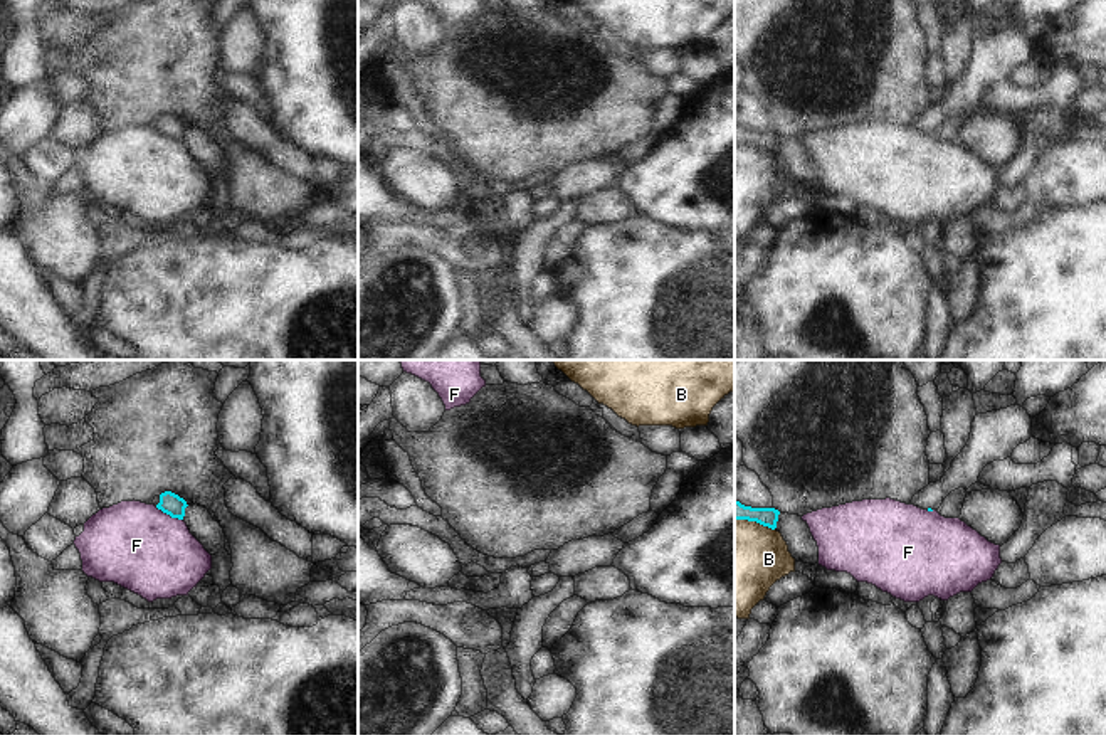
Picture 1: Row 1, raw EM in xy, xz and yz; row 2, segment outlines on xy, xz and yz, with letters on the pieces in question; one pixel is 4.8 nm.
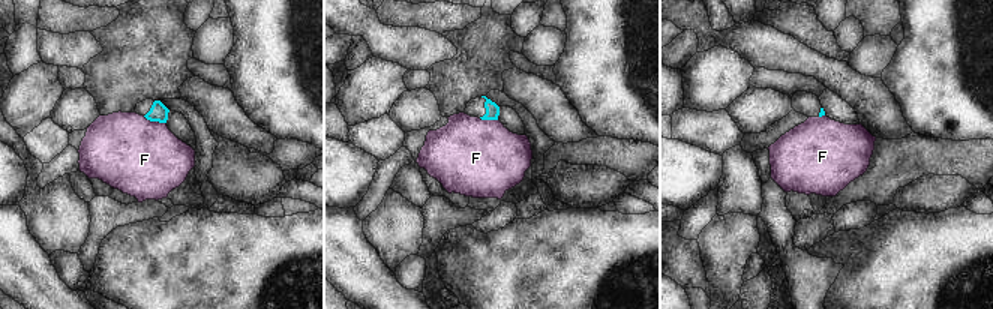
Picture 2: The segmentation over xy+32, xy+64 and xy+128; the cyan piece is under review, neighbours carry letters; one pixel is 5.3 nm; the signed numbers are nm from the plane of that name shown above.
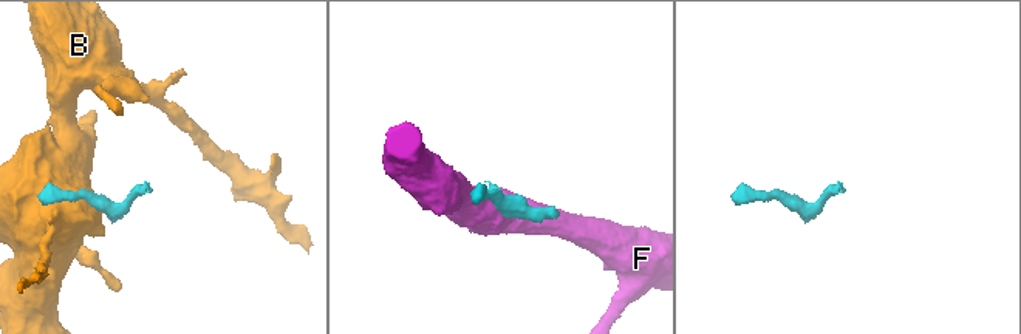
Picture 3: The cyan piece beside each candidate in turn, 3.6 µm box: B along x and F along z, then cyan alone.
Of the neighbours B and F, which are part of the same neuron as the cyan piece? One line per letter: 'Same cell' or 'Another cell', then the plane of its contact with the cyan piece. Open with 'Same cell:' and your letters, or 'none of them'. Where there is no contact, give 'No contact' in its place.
Same cell: none of them
B: Another cell. Touches cyan in yz
F: Another cell. Touches cyan in xy

